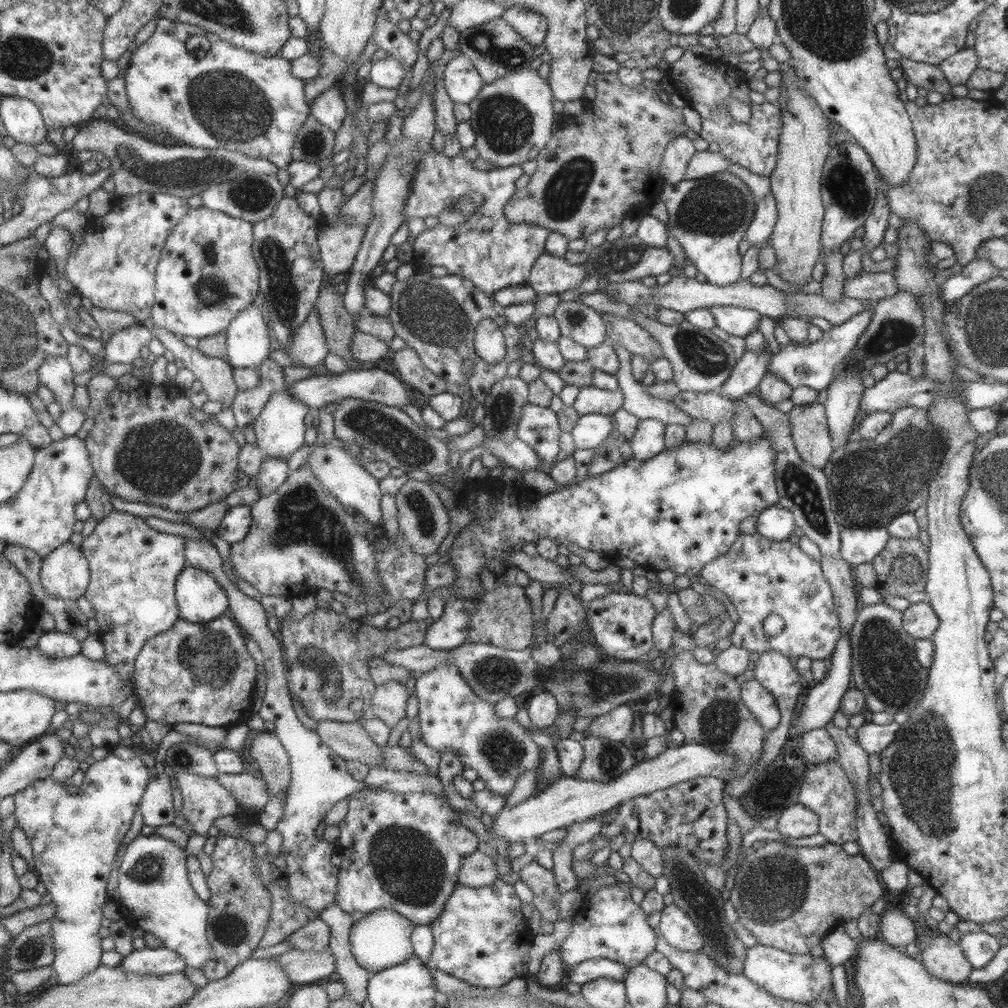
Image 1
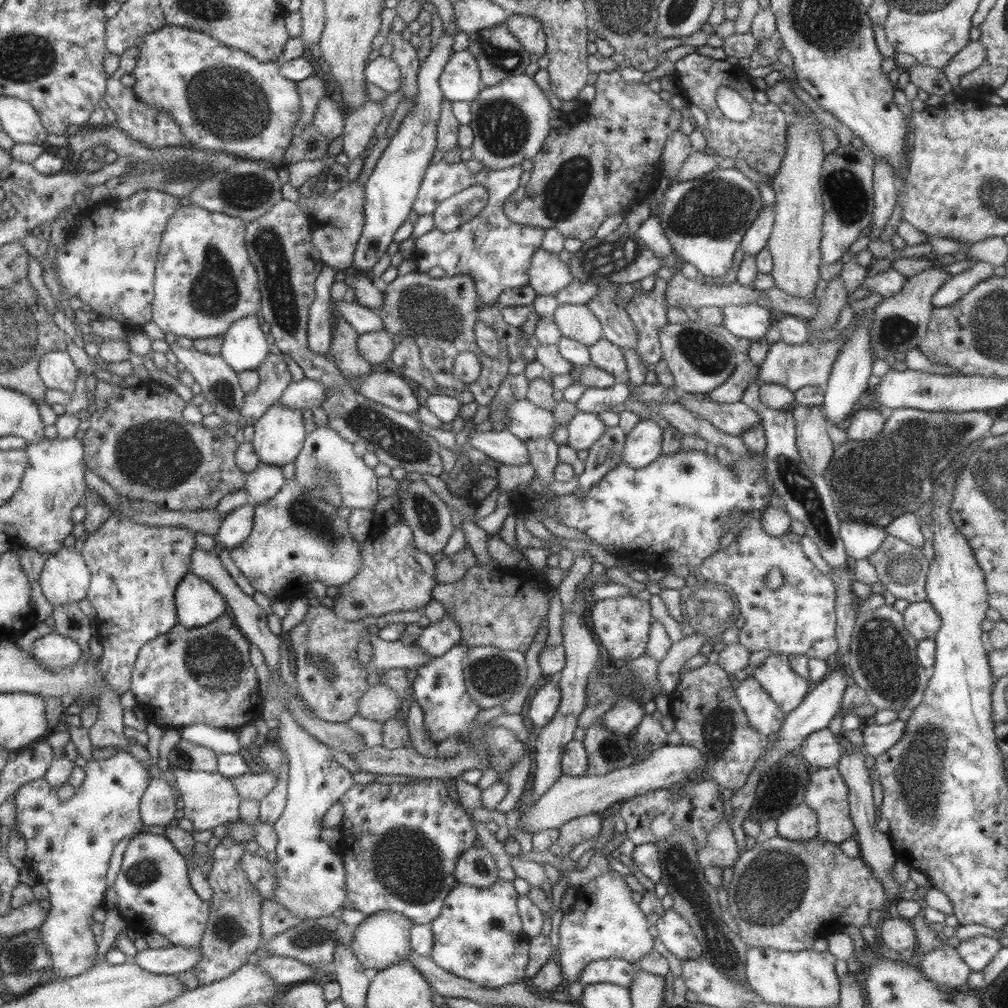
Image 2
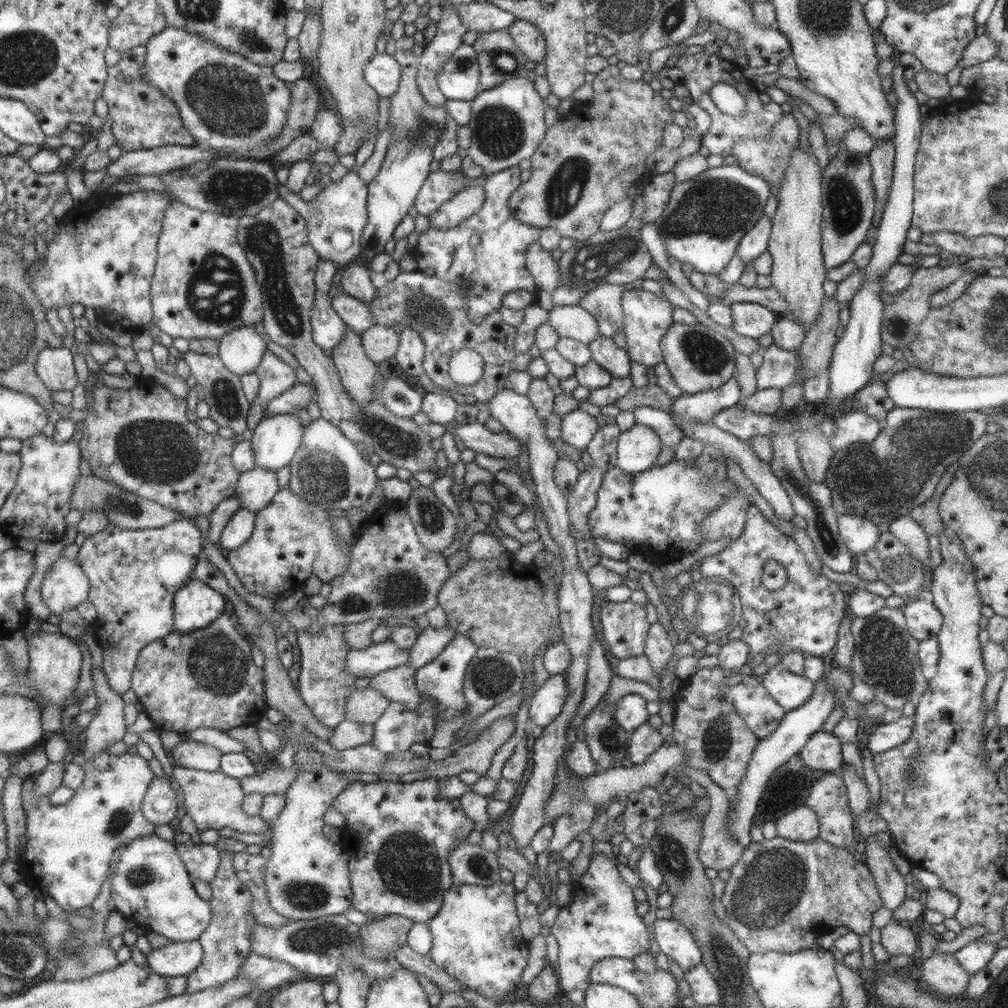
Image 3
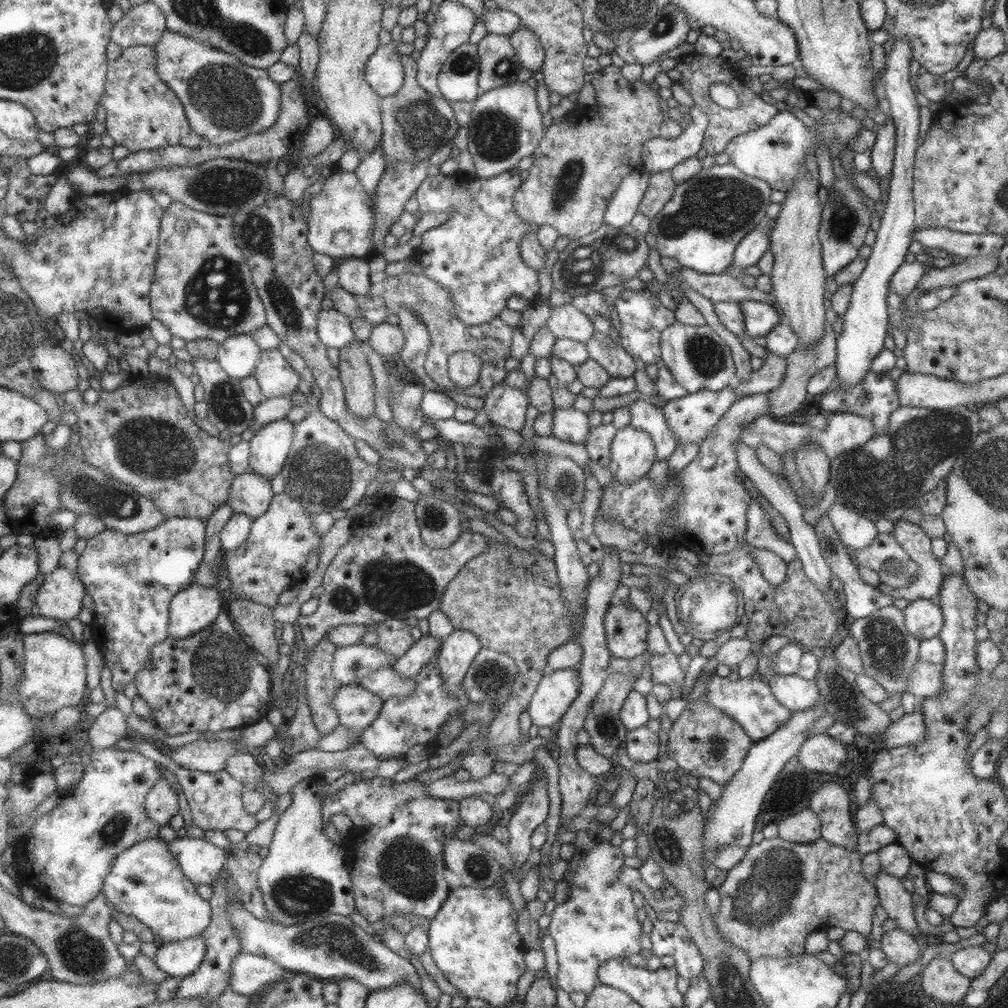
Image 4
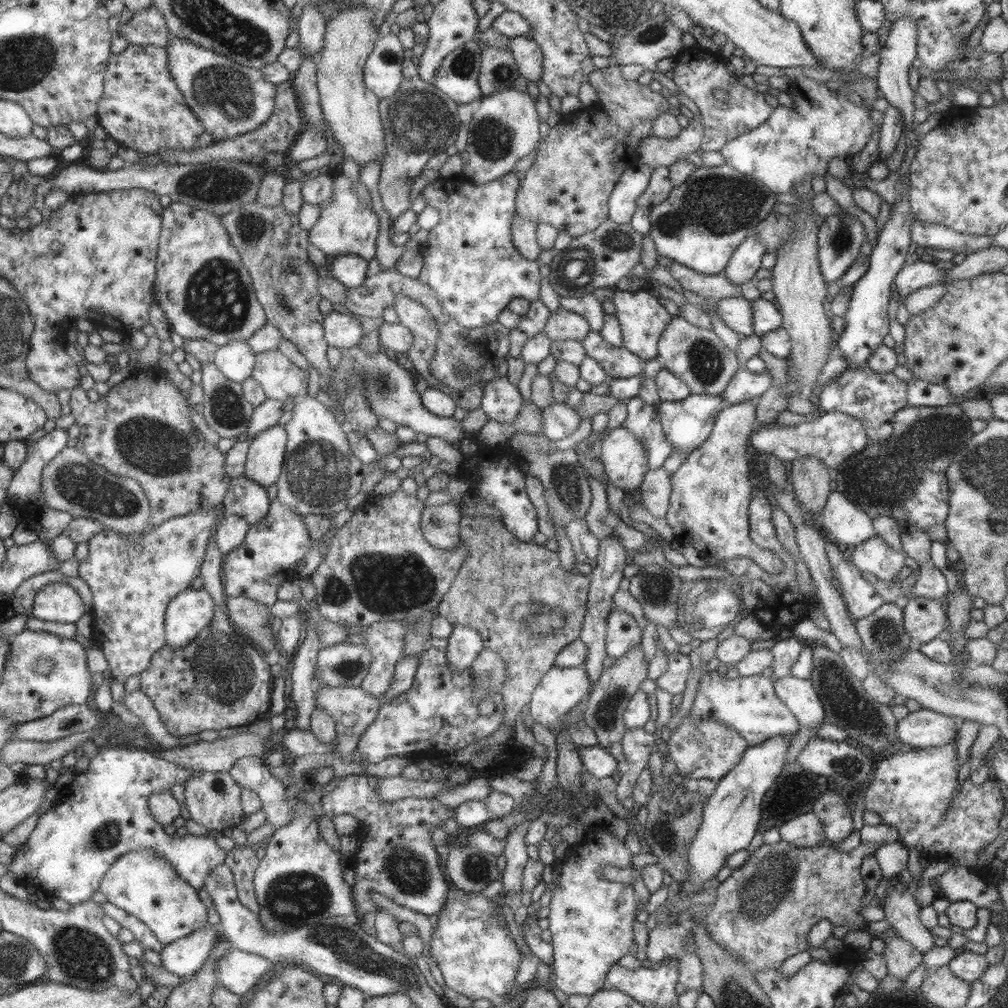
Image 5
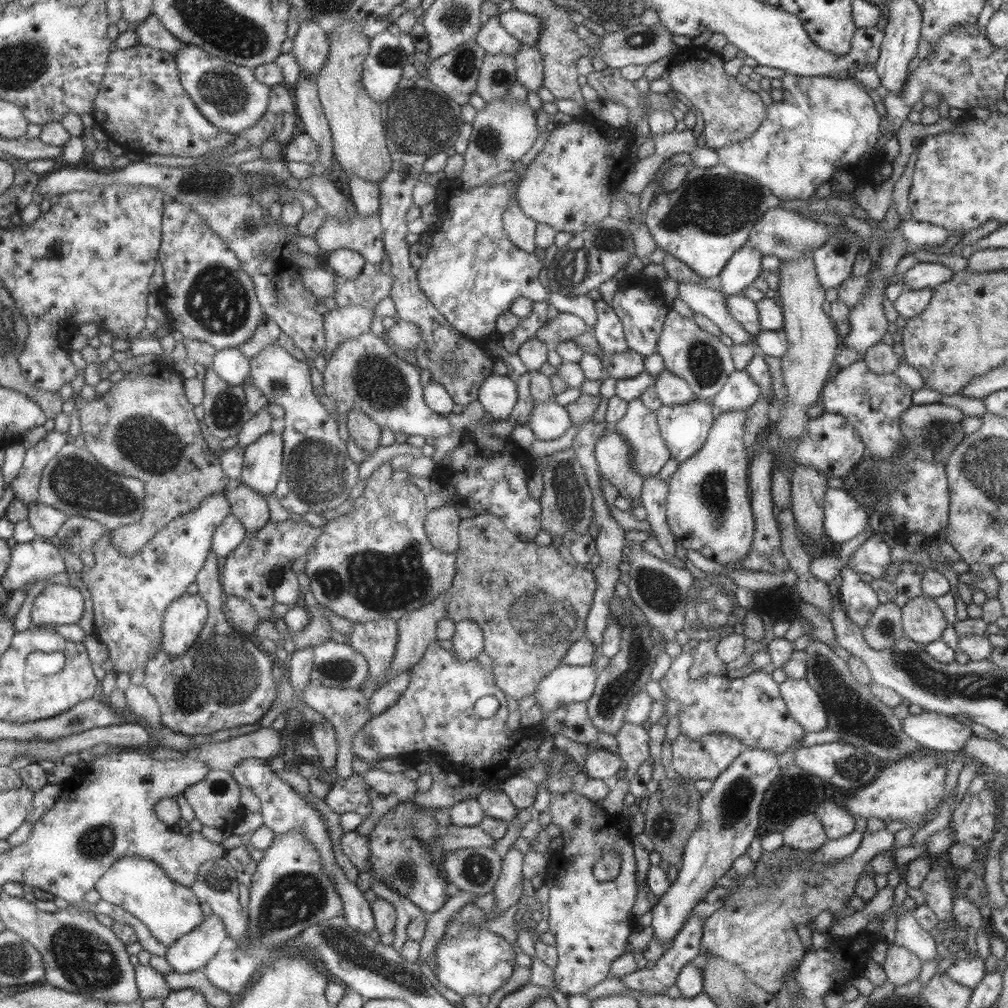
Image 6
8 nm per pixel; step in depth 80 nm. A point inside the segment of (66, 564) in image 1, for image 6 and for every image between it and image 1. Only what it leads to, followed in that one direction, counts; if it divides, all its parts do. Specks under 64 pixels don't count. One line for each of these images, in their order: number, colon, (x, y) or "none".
2: (64, 577)
3: (64, 585)
4: (59, 595)
5: (57, 601)
6: (56, 604)

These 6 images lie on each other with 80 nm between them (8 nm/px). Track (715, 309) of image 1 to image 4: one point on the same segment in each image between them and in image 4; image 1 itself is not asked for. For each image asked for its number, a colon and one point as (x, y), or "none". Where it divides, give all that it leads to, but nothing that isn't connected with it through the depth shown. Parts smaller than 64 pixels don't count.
2: (749, 321)
3: (748, 319)
4: (758, 318)

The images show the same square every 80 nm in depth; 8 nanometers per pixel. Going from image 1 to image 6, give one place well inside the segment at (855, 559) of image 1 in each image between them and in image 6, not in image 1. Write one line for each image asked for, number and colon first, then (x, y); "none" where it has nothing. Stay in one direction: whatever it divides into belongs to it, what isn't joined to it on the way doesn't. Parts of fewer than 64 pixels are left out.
2: (860, 540)
3: (859, 535)
4: (856, 532)
5: (846, 524)
6: (843, 519)

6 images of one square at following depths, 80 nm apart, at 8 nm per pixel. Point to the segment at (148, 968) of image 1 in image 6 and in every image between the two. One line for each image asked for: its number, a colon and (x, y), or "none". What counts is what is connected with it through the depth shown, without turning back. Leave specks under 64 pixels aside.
2: (171, 960)
3: (176, 959)
4: (179, 959)
5: (184, 956)
6: (190, 952)

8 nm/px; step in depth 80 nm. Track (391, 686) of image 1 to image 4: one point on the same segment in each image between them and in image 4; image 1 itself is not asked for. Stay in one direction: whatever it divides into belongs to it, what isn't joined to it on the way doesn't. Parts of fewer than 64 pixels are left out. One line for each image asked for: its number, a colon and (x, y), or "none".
2: (378, 703)
3: (366, 705)
4: (356, 708)

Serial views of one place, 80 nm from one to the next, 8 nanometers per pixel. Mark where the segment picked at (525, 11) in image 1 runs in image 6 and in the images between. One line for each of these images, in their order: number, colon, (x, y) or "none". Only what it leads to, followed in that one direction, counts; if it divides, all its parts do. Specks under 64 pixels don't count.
2: (526, 29)
3: (529, 40)
4: (528, 48)
5: (526, 52)
6: (529, 70)

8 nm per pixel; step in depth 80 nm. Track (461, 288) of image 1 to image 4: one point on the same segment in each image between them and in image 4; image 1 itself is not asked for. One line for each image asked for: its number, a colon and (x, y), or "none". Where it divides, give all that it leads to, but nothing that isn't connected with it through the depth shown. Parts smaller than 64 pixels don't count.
2: (439, 313)
3: (436, 310)
4: (490, 342)

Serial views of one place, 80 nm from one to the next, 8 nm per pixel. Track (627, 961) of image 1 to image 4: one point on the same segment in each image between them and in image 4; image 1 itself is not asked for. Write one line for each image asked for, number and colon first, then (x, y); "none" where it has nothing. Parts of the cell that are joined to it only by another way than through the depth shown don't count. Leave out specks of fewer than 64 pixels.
2: (605, 922)
3: (601, 921)
4: (596, 922)

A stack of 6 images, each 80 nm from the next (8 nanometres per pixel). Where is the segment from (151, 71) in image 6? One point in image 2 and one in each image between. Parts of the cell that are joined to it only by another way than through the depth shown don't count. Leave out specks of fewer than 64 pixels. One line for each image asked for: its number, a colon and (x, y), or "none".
2: (154, 128)
3: (143, 118)
4: (142, 113)
5: (140, 108)

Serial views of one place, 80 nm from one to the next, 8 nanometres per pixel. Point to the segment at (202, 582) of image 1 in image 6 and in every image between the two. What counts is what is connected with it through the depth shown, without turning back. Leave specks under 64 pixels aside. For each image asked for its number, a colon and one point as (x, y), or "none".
2: (197, 603)
3: (195, 605)
4: (190, 610)
5: (190, 610)
6: (183, 619)

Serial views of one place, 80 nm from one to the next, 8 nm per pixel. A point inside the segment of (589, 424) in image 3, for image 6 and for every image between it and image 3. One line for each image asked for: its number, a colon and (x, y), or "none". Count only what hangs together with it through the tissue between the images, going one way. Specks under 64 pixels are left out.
4: (569, 425)
5: (559, 420)
6: (548, 420)

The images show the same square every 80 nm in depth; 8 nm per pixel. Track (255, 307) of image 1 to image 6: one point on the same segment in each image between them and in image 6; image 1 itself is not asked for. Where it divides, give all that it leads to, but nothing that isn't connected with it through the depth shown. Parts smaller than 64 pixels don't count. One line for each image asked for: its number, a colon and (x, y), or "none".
2: (244, 347)
3: (240, 350)
4: (238, 354)
5: (235, 360)
6: (229, 364)

